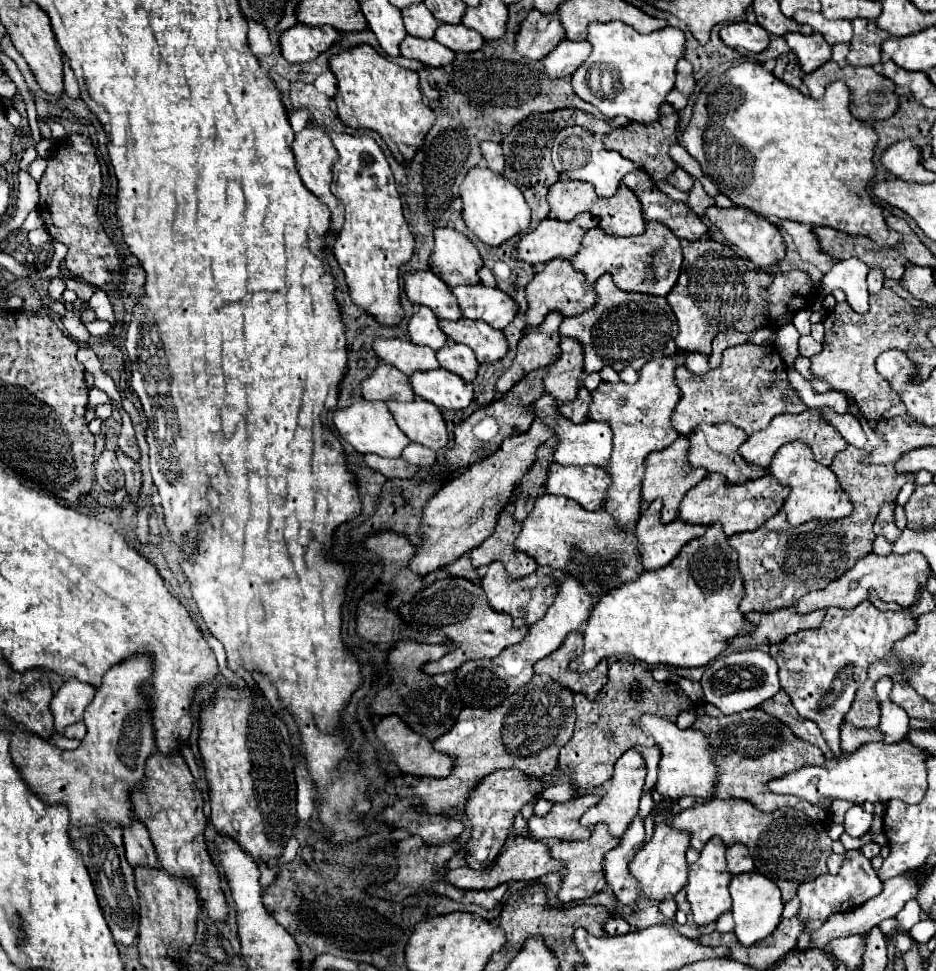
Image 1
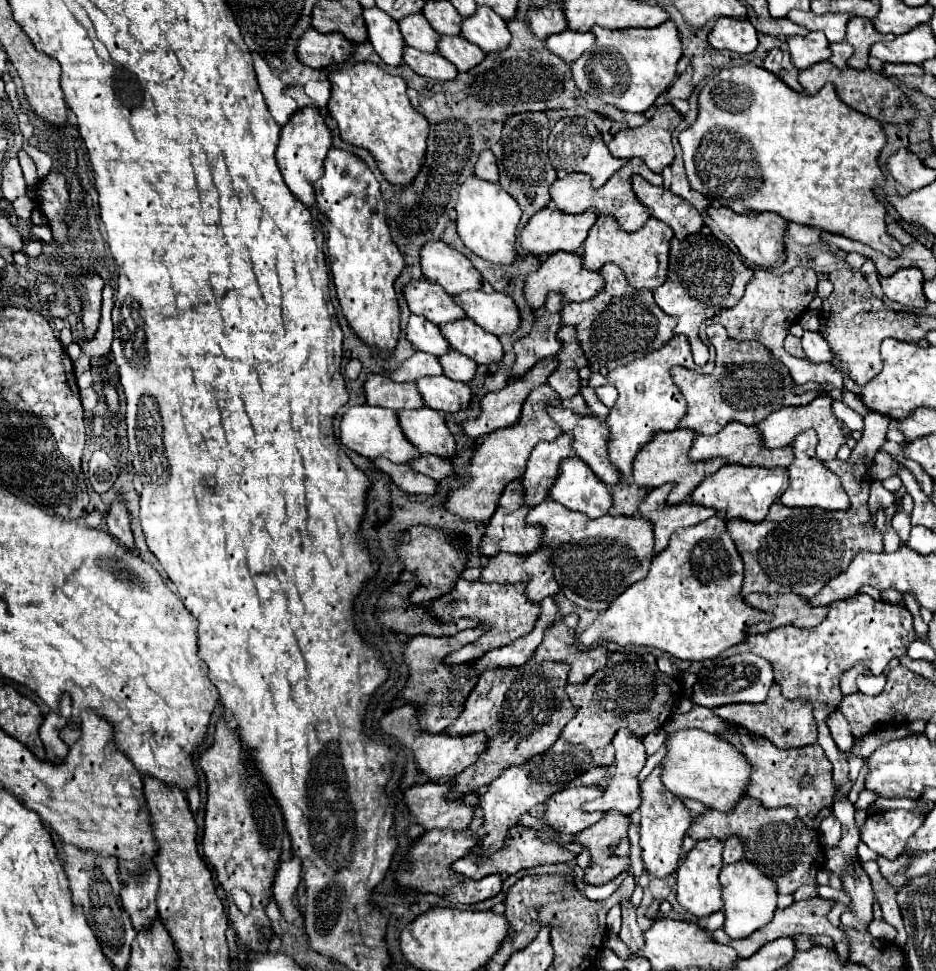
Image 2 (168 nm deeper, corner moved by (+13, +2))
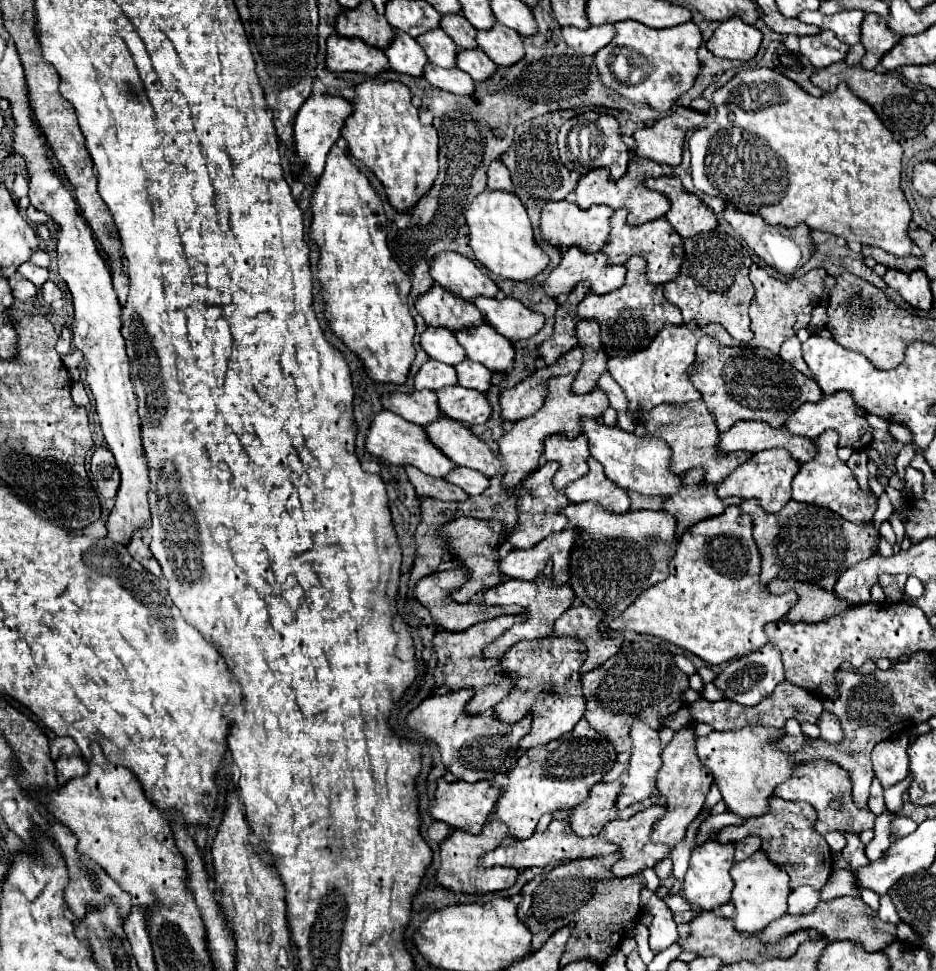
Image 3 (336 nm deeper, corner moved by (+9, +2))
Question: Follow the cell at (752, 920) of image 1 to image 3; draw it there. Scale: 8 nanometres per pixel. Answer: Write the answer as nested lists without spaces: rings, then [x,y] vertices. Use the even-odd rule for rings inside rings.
[[[757,851],[749,859],[735,863],[731,867],[731,877],[735,881],[733,887],[733,905],[735,905],[735,927],[741,933],[753,935],[757,931],[763,931],[771,921],[783,917],[787,913],[787,895],[791,891],[789,887],[789,875],[781,871],[775,863],[769,861],[767,853]]]

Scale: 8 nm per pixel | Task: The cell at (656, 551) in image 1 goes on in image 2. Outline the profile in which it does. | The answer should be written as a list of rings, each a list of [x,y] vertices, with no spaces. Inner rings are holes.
[[[671,485],[657,487],[647,493],[647,497],[639,505],[639,515],[653,523],[655,529],[655,553],[661,553],[667,549],[671,535],[681,527],[693,527],[701,521],[715,515],[711,509],[703,507],[691,507],[691,503],[681,503],[677,507],[667,507],[667,491],[671,491]]]

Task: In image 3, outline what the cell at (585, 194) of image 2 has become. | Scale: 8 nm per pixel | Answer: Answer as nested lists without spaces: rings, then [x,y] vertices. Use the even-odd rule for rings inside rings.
[[[633,155],[629,159],[629,169],[627,173],[623,175],[623,179],[619,181],[611,181],[609,179],[609,169],[601,167],[601,169],[593,169],[589,171],[587,175],[583,175],[575,187],[575,203],[579,203],[579,207],[587,209],[591,205],[609,205],[613,209],[621,209],[621,207],[627,207],[629,209],[629,221],[631,225],[643,225],[647,221],[653,221],[653,219],[659,219],[659,217],[665,217],[665,213],[669,211],[669,199],[657,191],[651,191],[645,187],[645,179],[649,177],[661,177],[663,171],[661,171],[661,165],[651,161],[651,159],[645,159],[645,157],[637,157]]]

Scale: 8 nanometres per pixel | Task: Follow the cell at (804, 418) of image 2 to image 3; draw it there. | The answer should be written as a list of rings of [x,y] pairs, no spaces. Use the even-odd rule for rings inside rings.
[[[837,391],[835,395],[823,397],[819,403],[803,403],[803,407],[799,407],[799,411],[795,411],[795,415],[791,415],[791,419],[785,423],[785,427],[789,431],[793,431],[795,435],[803,435],[809,439],[817,439],[823,431],[835,429],[841,435],[839,447],[851,447],[853,451],[863,451],[873,445],[873,427],[867,423],[867,413],[863,409],[861,409],[861,413],[863,415],[859,415],[851,391]]]

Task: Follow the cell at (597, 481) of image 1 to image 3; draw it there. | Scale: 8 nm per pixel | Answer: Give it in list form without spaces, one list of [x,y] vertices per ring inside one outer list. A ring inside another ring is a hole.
[[[589,457],[589,473],[569,483],[565,487],[565,495],[571,503],[595,501],[595,503],[601,503],[607,511],[615,511],[615,513],[629,511],[627,491],[611,483],[611,479],[603,475],[603,467],[593,457]]]

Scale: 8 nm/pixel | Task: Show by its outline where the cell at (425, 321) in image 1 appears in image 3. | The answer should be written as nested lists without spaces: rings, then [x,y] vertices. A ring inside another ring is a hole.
[[[427,327],[421,333],[421,347],[431,359],[447,365],[455,365],[465,359],[463,347],[459,347],[453,331],[445,327]]]

